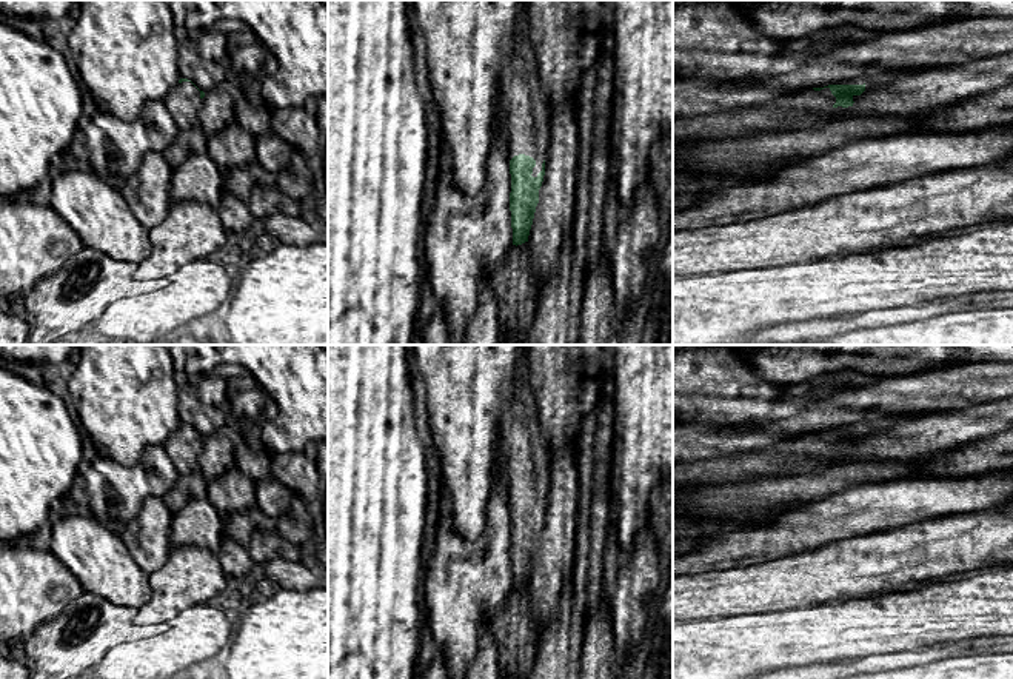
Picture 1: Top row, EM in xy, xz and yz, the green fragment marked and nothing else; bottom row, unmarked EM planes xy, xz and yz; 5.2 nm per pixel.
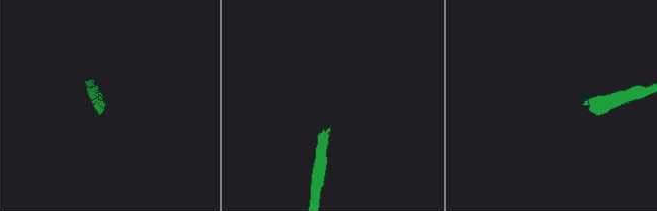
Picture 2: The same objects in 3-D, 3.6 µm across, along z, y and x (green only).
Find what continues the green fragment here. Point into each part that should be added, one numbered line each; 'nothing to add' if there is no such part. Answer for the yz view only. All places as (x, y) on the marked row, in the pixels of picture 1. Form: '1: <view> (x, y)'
1: yz (807, 108)

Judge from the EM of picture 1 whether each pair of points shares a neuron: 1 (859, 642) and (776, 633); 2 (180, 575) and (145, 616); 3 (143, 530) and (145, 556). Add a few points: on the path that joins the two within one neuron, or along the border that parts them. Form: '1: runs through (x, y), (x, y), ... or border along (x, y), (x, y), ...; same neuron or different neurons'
1: runs through (839, 635), (796, 635); same neuron
2: runs through (176, 585), (156, 605); same neuron
3: runs through (145, 536), (145, 550); same neuron

